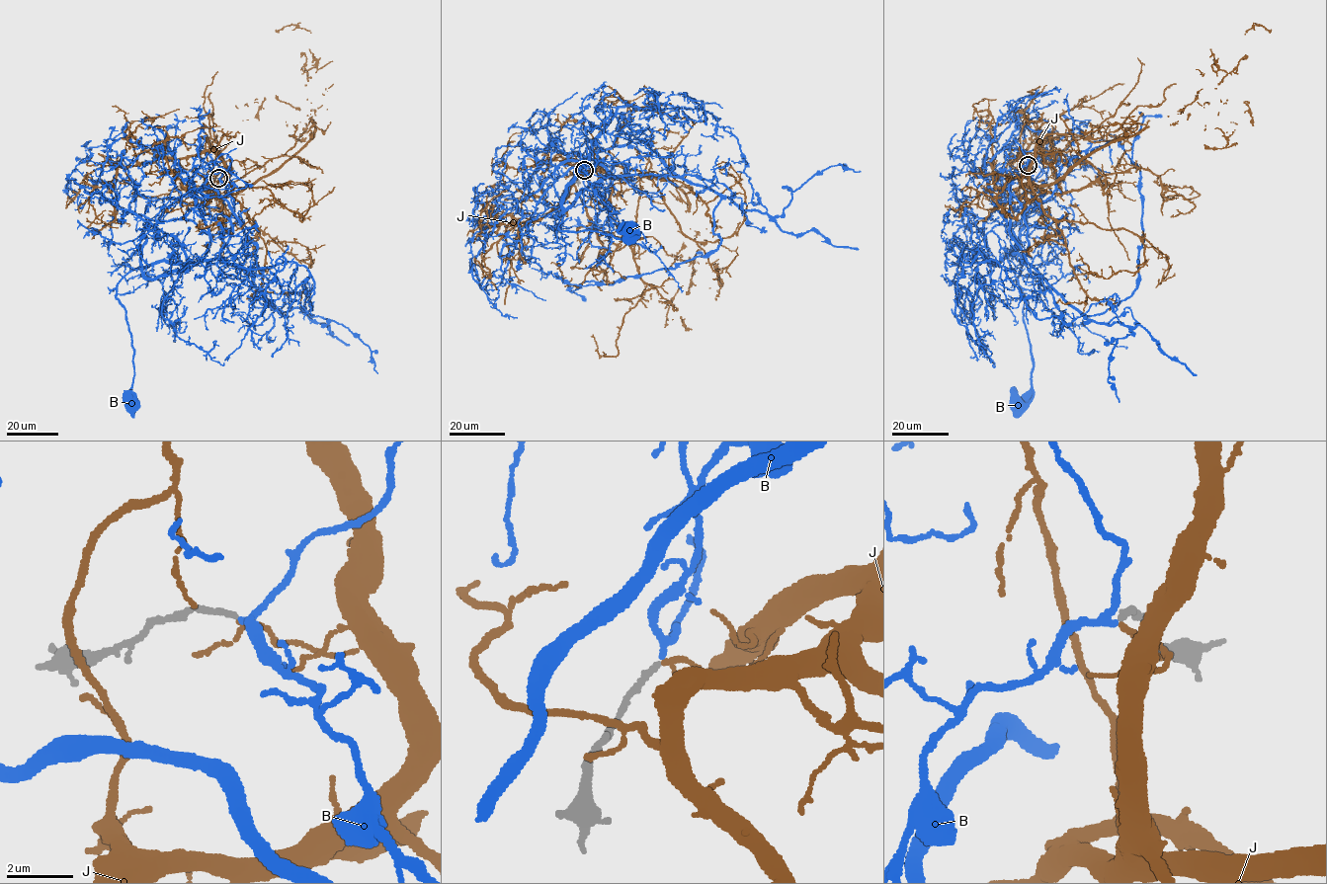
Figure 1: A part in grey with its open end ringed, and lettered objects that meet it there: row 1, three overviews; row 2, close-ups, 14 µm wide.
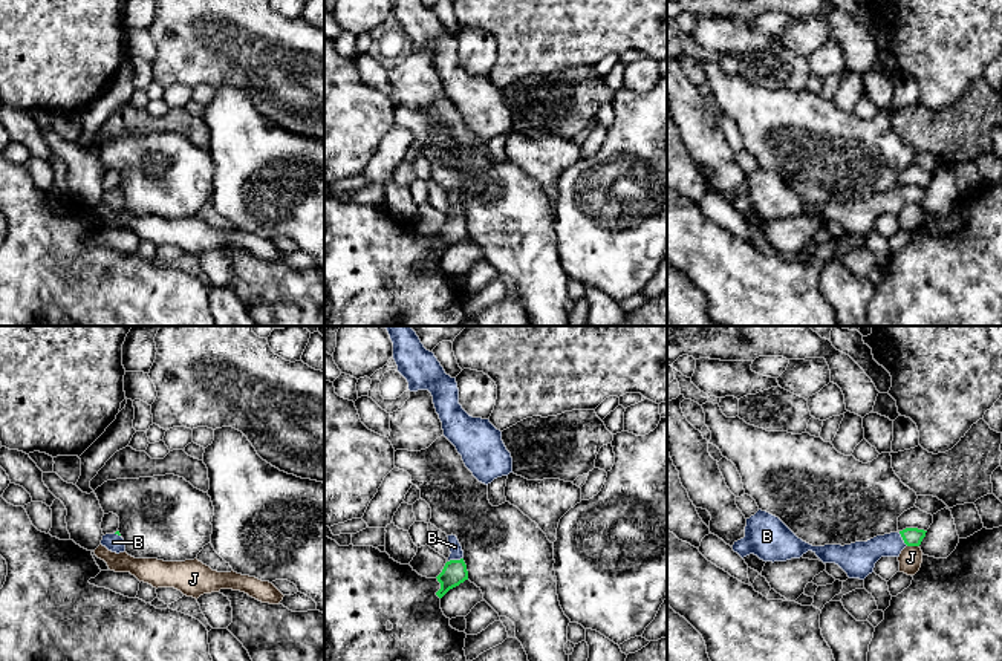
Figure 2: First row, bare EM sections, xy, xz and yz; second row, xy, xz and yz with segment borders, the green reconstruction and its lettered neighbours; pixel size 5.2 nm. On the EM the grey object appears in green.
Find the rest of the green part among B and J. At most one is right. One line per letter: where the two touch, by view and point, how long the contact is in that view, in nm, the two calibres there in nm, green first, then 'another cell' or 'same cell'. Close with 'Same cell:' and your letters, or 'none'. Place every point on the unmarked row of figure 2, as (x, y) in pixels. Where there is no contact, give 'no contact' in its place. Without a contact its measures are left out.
B: contact xz (455, 218); length 80 nm; calibres 130 and 70 nm; same cell
J: contact yz (914, 202); length 60 nm; calibres 100 and 120 nm; another cell
Same cell: B

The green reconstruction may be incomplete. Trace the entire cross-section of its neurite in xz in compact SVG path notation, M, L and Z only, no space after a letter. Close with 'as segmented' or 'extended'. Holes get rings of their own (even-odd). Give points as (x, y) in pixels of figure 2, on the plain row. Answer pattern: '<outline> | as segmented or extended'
M456 193L448 194L450 214L442 230L436 234L441 240L441 246L436 249L442 256L450 246L459 243L468 237L467 222L464 219L464 208Z | extended

